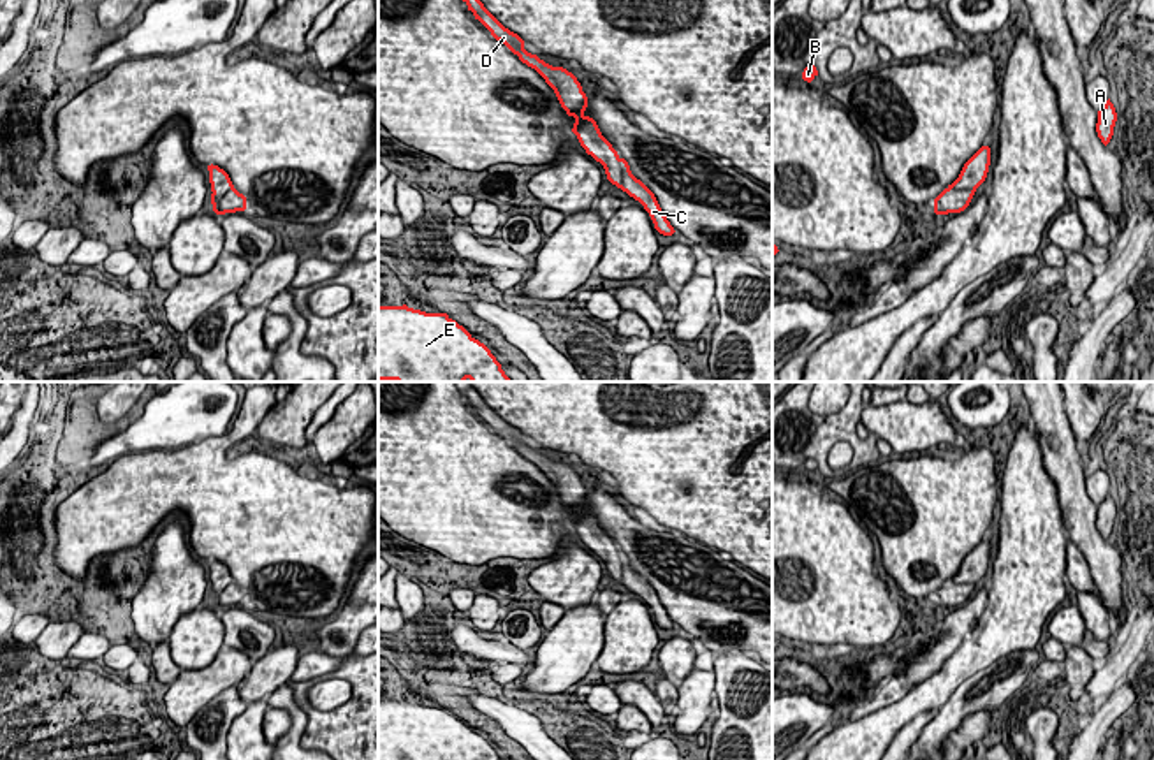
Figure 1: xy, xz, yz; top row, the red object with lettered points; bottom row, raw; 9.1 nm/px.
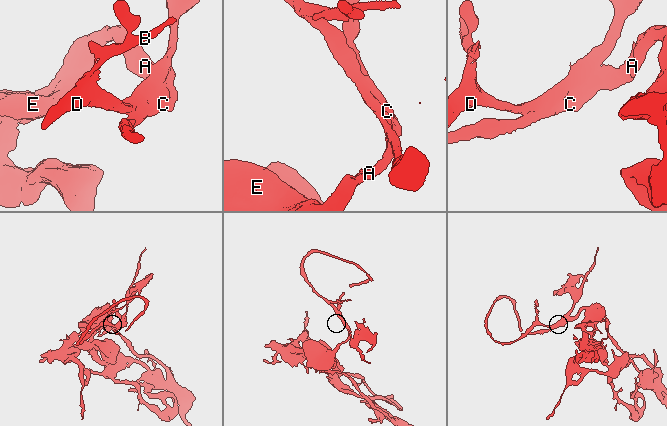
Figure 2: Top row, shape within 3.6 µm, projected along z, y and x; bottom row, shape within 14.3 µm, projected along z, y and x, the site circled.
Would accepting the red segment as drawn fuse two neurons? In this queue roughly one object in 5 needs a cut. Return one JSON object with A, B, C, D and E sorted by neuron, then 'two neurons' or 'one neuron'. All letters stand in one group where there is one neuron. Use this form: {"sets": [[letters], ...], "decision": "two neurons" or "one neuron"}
{"sets": [["A", "B", "C", "D", "E"]], "decision": "one neuron"}

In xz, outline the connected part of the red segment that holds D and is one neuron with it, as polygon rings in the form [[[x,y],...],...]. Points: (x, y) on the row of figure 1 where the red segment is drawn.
[[[480,0],[463,2],[496,40],[517,55],[522,63],[535,69],[554,90],[561,107],[568,116],[575,118],[572,132],[577,135],[586,153],[603,165],[607,179],[644,206],[660,234],[672,236],[676,230],[661,211],[654,194],[632,174],[628,162],[621,158],[612,144],[602,135],[596,121],[584,114],[588,97],[577,77],[566,69],[552,67],[537,55],[528,53],[524,49],[524,40],[505,28]]]

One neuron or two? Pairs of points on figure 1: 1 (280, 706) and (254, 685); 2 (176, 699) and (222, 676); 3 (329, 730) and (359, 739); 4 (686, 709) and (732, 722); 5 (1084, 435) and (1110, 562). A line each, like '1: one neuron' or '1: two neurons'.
1: two neurons
2: one neuron
3: one neuron
4: two neurons
5: two neurons

